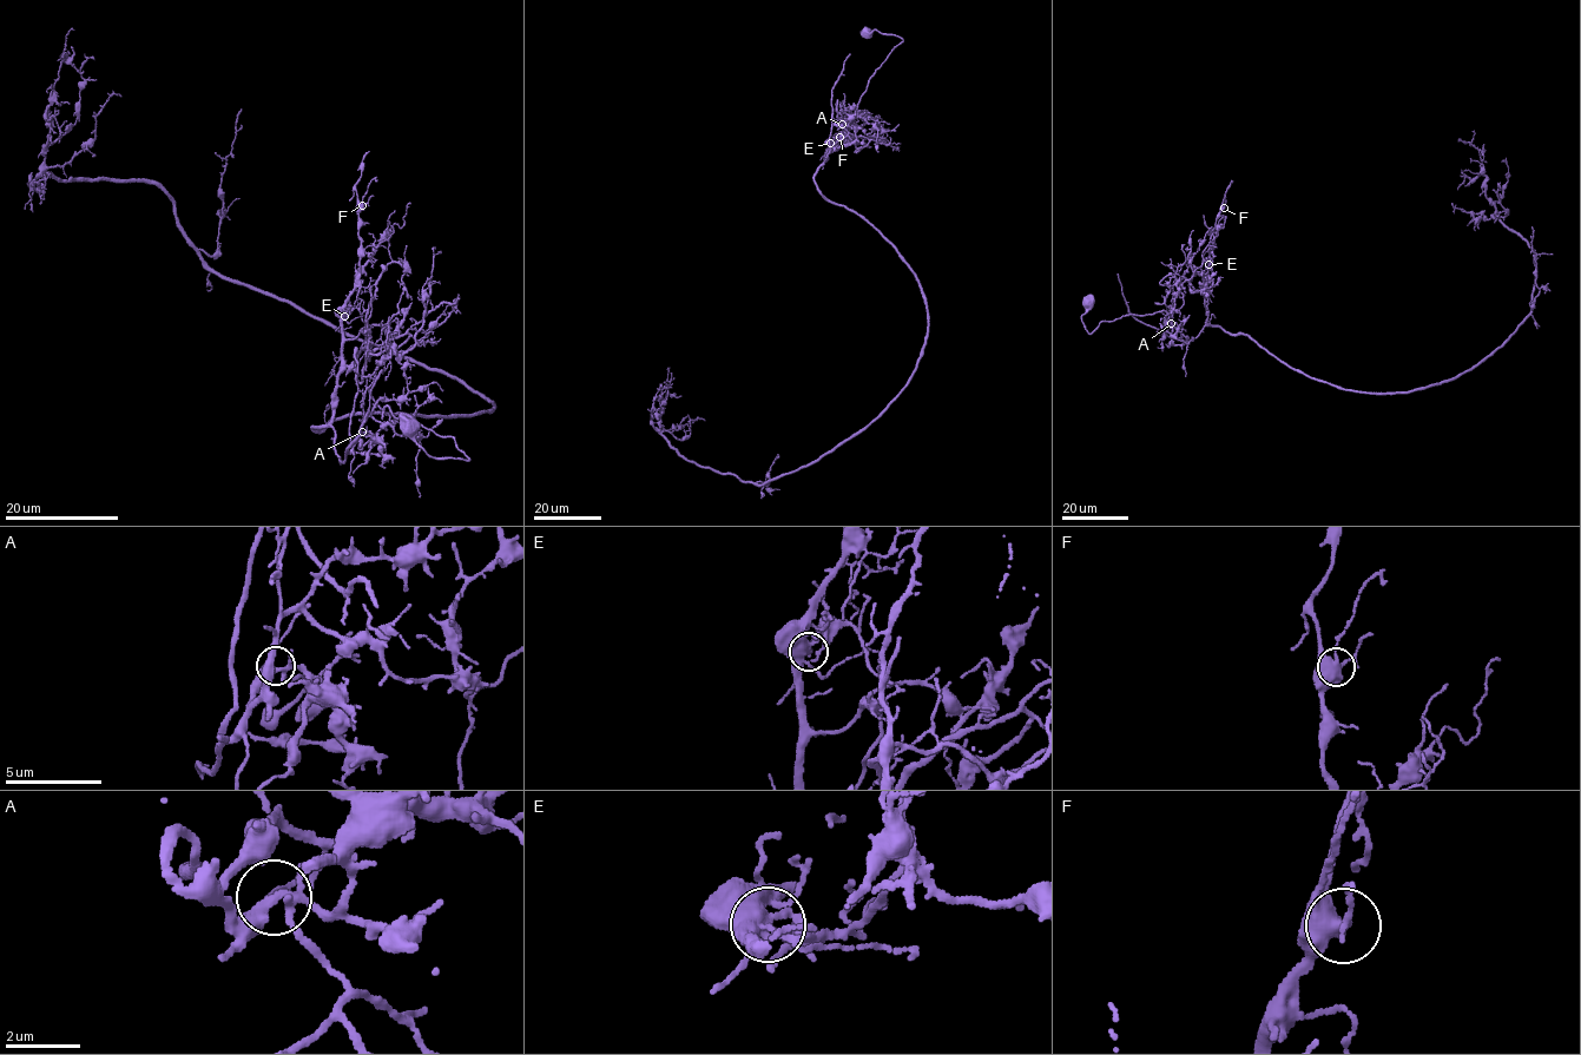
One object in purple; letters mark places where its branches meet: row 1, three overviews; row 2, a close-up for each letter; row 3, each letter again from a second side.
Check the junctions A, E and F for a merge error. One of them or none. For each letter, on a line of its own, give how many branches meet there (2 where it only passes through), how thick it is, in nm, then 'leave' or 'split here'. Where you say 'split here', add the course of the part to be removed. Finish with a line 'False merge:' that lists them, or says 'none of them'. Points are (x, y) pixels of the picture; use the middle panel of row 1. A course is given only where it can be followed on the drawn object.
A: 5 | 280 nm | leave
E: 5 | 400 nm | split here | (830, 143), (842, 137), (837, 100), (838, 119), (832, 122), (840, 126), (862, 117), (877, 131), (877, 151)
F: 5 | 400 nm | leave
False merge: E

